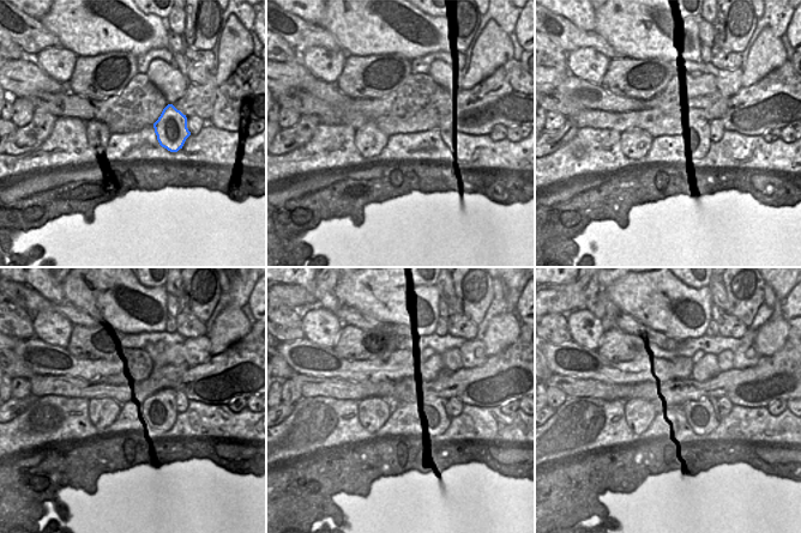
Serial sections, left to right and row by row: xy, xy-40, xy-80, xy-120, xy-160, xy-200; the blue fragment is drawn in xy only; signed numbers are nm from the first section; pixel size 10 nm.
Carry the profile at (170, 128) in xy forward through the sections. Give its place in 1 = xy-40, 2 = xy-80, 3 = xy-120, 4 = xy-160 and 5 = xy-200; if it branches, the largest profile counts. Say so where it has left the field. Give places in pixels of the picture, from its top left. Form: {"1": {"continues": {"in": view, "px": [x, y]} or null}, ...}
{"1": {"continues": {"in": "xy-40", "px": [435, 140]}}, "2": {"continues": {"in": "xy-80", "px": [700, 135]}}, "3": {"continues": {"in": "xy-120", "px": [162, 410]}}, "4": {"continues": {"in": "xy-160", "px": [434, 413]}}, "5": {"continues": {"in": "xy-200", "px": [703, 416]}}}

